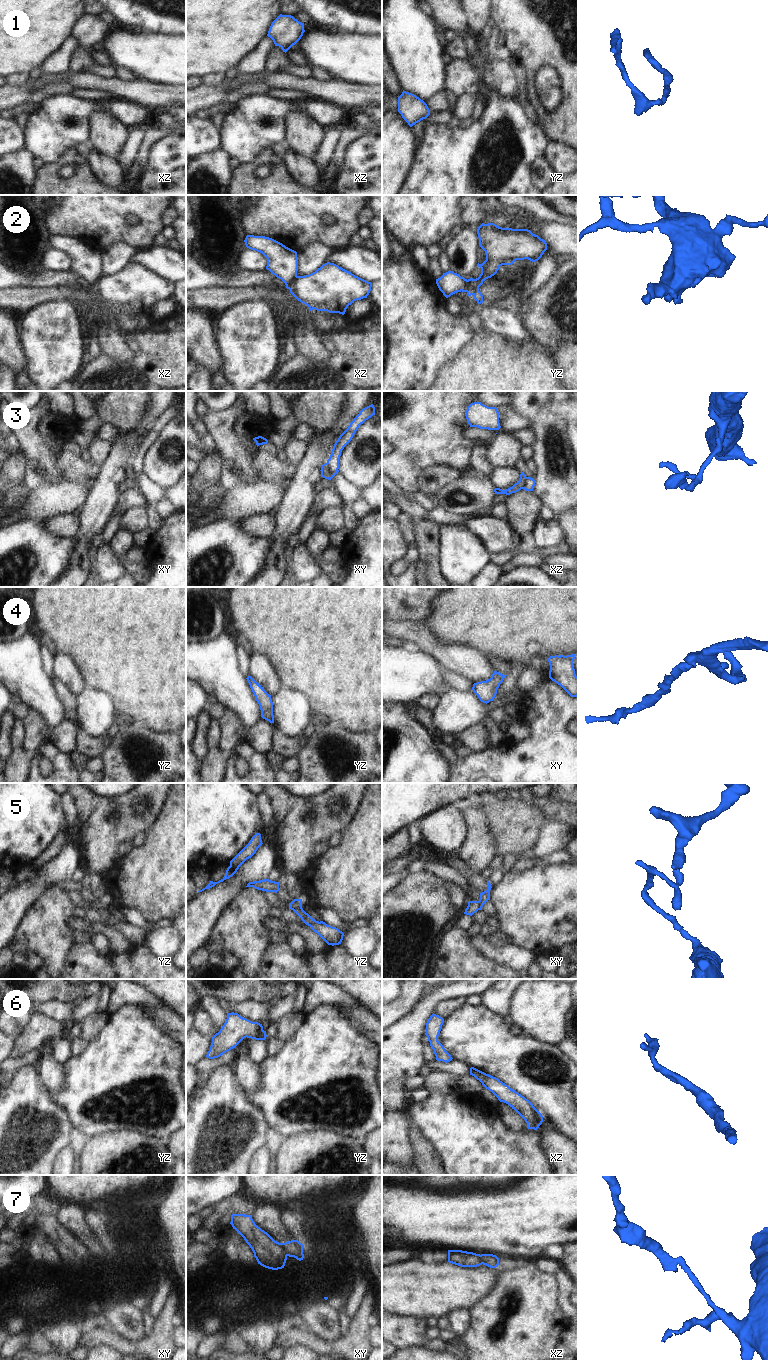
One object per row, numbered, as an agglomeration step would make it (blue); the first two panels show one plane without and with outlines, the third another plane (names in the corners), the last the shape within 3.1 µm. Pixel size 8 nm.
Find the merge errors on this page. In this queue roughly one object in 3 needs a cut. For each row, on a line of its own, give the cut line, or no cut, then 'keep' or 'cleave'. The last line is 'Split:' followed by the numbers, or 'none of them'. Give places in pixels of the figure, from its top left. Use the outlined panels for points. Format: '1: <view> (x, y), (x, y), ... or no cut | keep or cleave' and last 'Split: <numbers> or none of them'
1: no cut | keep
2: xz (296, 275), (289, 289) | cleave
3: xy (325, 463), (332, 477) | cleave
4: no cut | keep
5: xy (477, 901), (479, 909) | cleave
6: no cut | keep
7: xy (280, 1243), (288, 1255) | cleave
Split: 2, 3, 5, 7

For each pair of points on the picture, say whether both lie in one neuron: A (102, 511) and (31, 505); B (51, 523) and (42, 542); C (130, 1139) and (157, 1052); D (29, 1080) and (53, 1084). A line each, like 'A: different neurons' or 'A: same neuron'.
A: different neurons
B: different neurons
C: different neurons
D: different neurons

